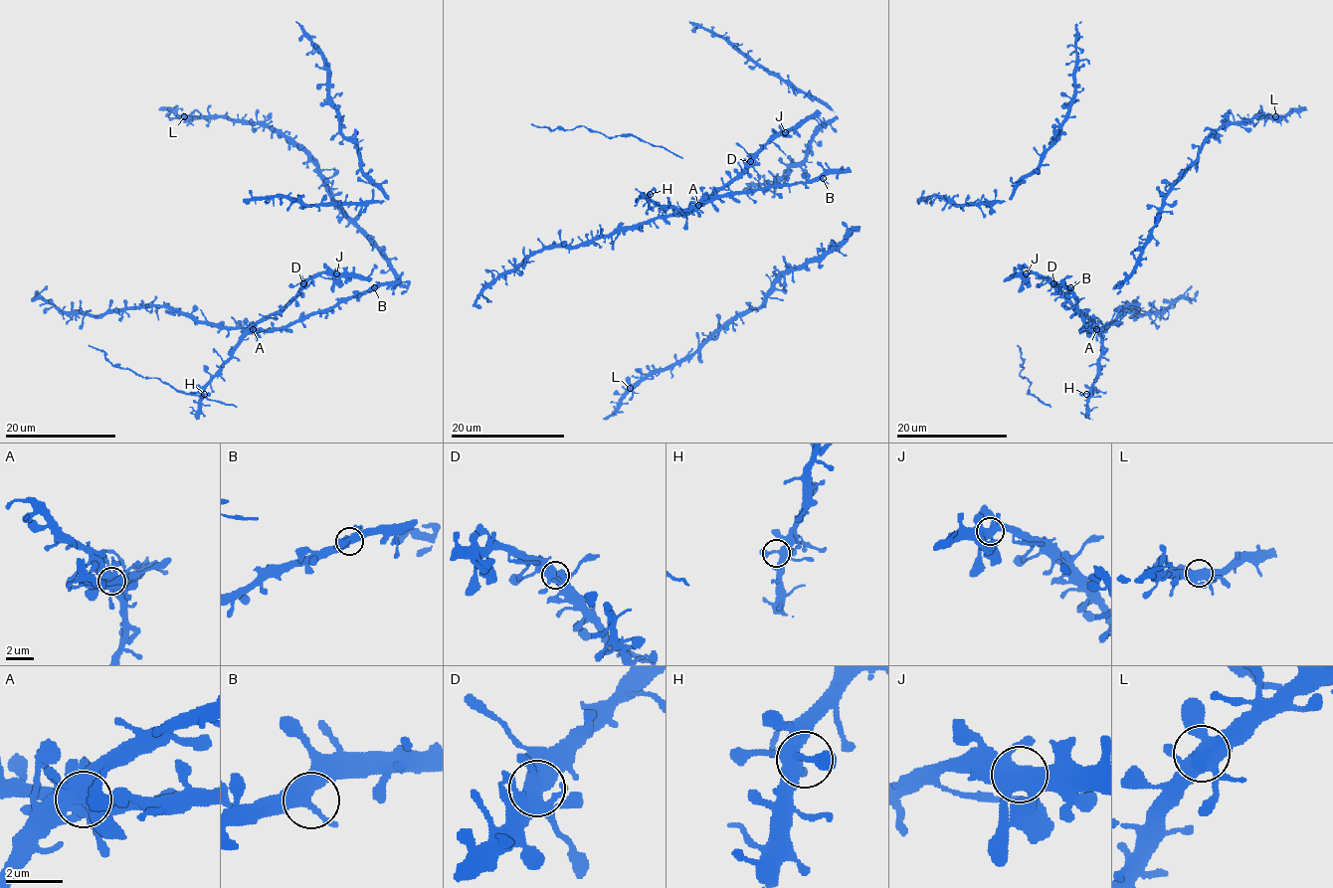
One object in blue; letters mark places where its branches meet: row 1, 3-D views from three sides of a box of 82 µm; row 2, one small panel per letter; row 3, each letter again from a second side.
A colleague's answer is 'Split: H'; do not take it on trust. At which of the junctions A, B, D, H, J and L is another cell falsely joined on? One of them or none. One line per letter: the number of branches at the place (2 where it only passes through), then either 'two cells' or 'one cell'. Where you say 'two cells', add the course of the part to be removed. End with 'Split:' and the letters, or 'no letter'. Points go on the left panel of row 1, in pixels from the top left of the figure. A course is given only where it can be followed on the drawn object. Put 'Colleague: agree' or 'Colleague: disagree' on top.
Colleague: disagree
A: 11 | one cell
B: 3 | one cell
D: 7 | one cell
H: 3 | one cell
J: 5 | one cell
L: 6 | one cell
Split: no letter

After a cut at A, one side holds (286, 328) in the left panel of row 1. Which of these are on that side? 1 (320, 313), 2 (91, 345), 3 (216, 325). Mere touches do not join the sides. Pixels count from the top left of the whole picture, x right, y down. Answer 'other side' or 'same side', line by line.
1: same side
2: other side
3: same side

